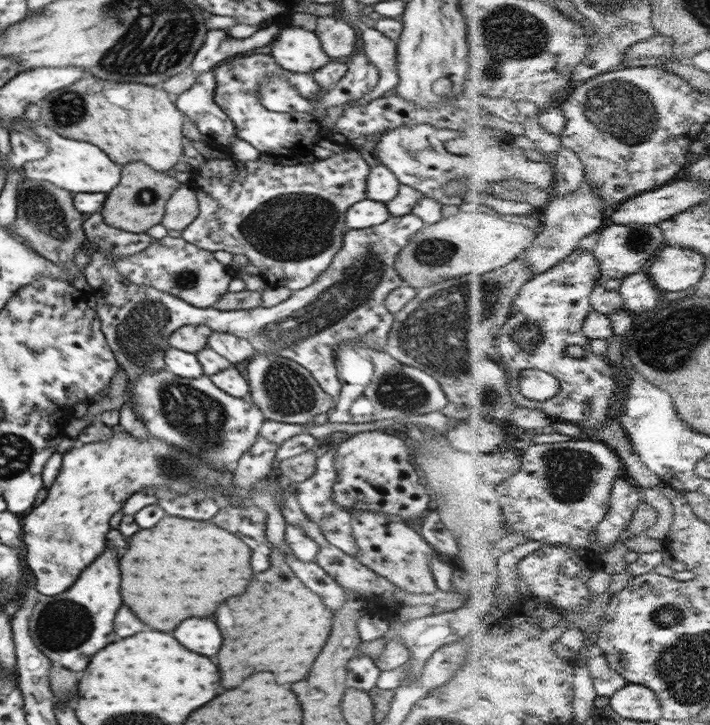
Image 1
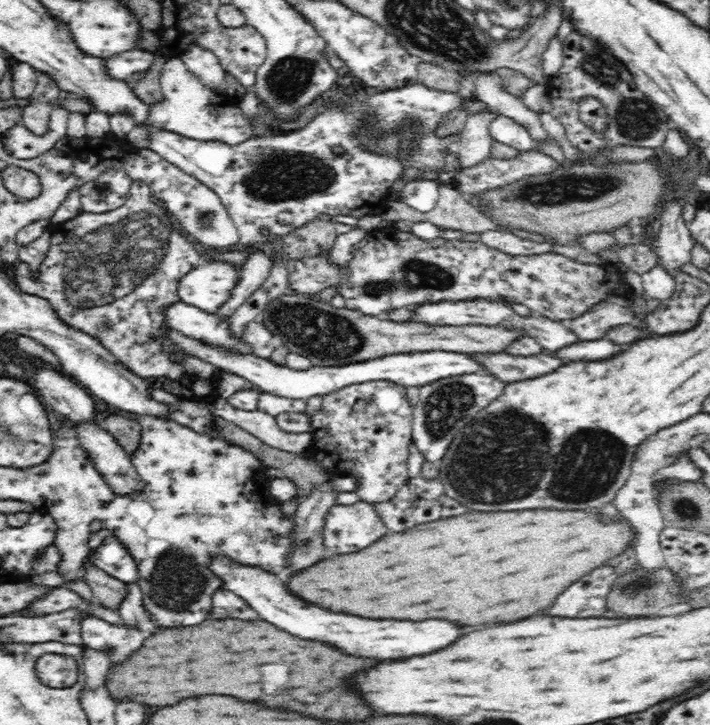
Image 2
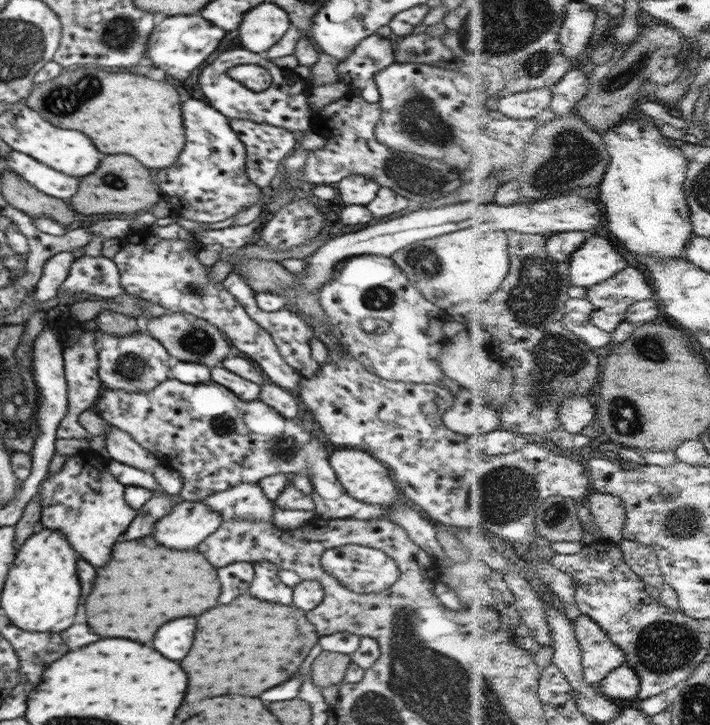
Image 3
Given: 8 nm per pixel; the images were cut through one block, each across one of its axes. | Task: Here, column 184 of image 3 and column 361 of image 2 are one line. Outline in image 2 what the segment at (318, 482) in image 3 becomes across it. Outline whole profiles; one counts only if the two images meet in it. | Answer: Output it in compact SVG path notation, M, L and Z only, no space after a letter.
M372 380L362 384L350 384L323 397L322 408L310 419L313 437L310 448L303 451L305 460L318 460L333 475L355 478L355 493L360 501L380 503L390 500L408 479L407 460L412 440L413 407L406 396L406 387L387 380Z

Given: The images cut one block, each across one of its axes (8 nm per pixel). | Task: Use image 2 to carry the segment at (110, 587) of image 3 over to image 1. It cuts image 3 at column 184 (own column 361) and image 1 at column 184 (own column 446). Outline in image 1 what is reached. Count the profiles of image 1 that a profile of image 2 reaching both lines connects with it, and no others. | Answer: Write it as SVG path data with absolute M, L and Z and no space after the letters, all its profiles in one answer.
M162 518L154 528L140 530L130 538L128 550L120 560L122 570L122 598L124 604L134 610L144 624L158 628L160 632L174 630L182 620L198 616L210 616L218 604L230 596L242 594L254 574L250 566L250 548L234 534L214 526L212 522L184 520L184 518Z

